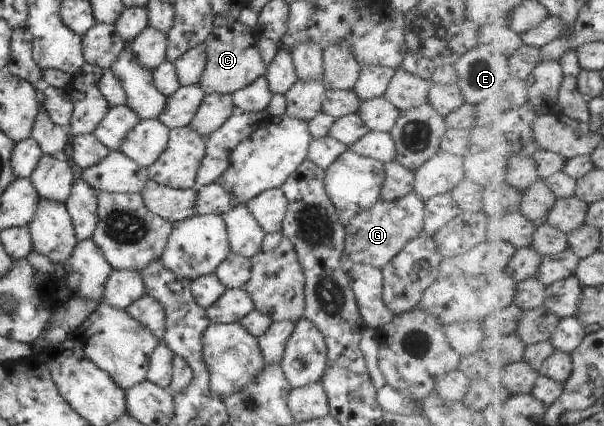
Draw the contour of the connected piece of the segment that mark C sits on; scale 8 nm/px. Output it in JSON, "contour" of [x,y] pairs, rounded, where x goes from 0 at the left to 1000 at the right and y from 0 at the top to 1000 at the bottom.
{"contour":[[[387,49],[377,61],[354,63],[351,80],[339,94],[338,108],[343,143],[328,200],[343,223],[387,221],[440,174],[442,153],[432,129],[429,89],[399,52]]]}

